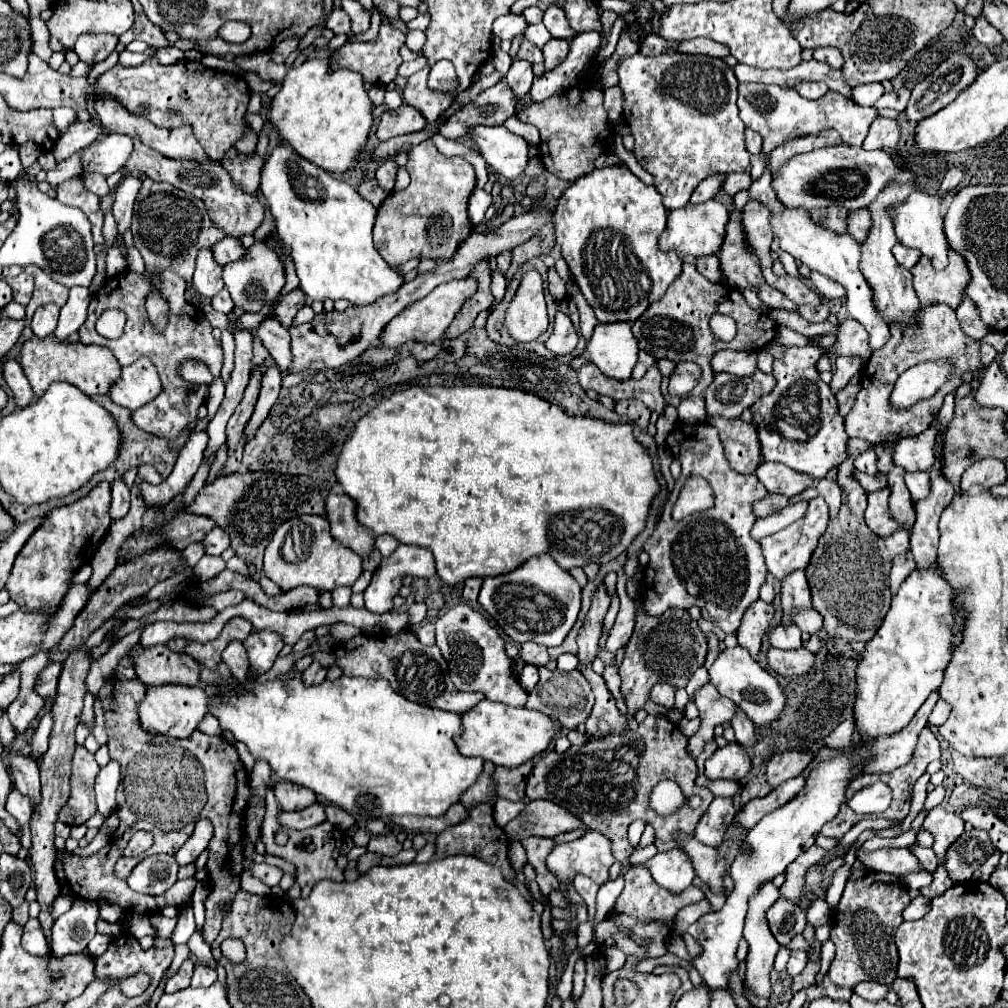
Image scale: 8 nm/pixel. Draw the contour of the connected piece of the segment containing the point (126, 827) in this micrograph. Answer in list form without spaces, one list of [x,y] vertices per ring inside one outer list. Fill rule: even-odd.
[[[113,680],[113,684],[103,688],[99,694],[105,708],[107,726],[107,746],[113,760],[121,764],[121,784],[117,788],[117,816],[119,828],[113,834],[113,842],[119,850],[125,848],[127,840],[137,830],[151,830],[155,836],[153,846],[141,856],[147,858],[157,852],[175,854],[191,836],[193,822],[199,818],[209,818],[213,822],[215,834],[211,838],[211,852],[207,860],[207,870],[211,878],[211,892],[205,900],[205,942],[215,942],[221,930],[221,906],[233,902],[239,890],[239,878],[243,872],[243,846],[239,812],[245,810],[249,802],[249,778],[243,762],[233,744],[223,736],[209,736],[195,732],[191,740],[171,740],[167,736],[149,734],[139,724],[139,702],[145,698],[147,686],[139,680]],[[229,786],[229,792],[227,792]],[[237,800],[237,816],[233,816]]]

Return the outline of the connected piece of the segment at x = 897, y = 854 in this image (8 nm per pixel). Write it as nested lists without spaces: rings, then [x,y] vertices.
[[[897,848],[897,850],[875,850],[875,852],[861,852],[857,850],[855,854],[869,870],[879,870],[879,872],[887,872],[887,874],[897,874],[897,876],[905,876],[909,872],[927,872],[925,868],[921,868],[919,860],[915,858],[915,854],[909,848]]]

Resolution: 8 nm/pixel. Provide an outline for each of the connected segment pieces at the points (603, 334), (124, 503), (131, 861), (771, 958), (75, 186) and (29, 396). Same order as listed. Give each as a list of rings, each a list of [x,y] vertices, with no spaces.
[[[615,322],[611,326],[597,324],[587,342],[589,360],[611,378],[629,378],[637,364],[637,338],[629,322]]]
[[[117,480],[111,486],[111,508],[109,508],[109,516],[111,520],[119,520],[129,512],[131,506],[131,492],[125,486],[123,480]]]
[[[135,856],[135,858],[119,858],[117,860],[117,864],[115,864],[115,876],[117,878],[121,878],[121,880],[127,880],[129,878],[129,874],[131,874],[131,870],[141,862],[143,858],[141,856]]]
[[[769,882],[767,886],[763,886],[763,890],[759,890],[759,894],[751,900],[749,906],[749,914],[747,914],[747,922],[745,922],[745,930],[743,936],[749,942],[749,954],[747,954],[747,972],[745,972],[745,990],[757,998],[769,998],[771,996],[771,980],[769,974],[773,970],[773,962],[775,962],[775,954],[779,950],[779,942],[775,940],[775,936],[769,930],[767,918],[765,918],[765,910],[779,898],[779,888],[773,886],[773,882]]]
[[[75,176],[67,182],[63,182],[59,188],[57,188],[57,198],[63,202],[63,204],[71,204],[71,206],[77,206],[79,210],[85,212],[85,216],[89,218],[91,226],[93,226],[93,238],[95,238],[95,244],[103,244],[103,234],[101,234],[101,228],[103,228],[103,212],[99,208],[99,196],[87,192],[83,188],[83,178],[81,176]]]
[[[9,360],[9,362],[5,362],[3,370],[5,370],[5,372],[3,372],[3,374],[5,374],[5,382],[7,382],[9,388],[11,388],[17,406],[19,406],[19,408],[29,406],[29,404],[35,400],[35,394],[33,394],[31,386],[29,386],[25,374],[23,374],[21,364],[19,364],[17,360]]]

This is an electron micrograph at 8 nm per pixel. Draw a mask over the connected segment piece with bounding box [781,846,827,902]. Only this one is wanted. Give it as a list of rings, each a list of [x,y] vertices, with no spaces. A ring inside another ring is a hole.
[[[811,846],[803,856],[799,856],[795,862],[791,862],[785,870],[785,882],[781,886],[781,896],[787,898],[787,900],[797,900],[801,898],[801,892],[803,892],[803,880],[805,880],[805,874],[807,870],[817,864],[827,852],[819,846]]]

